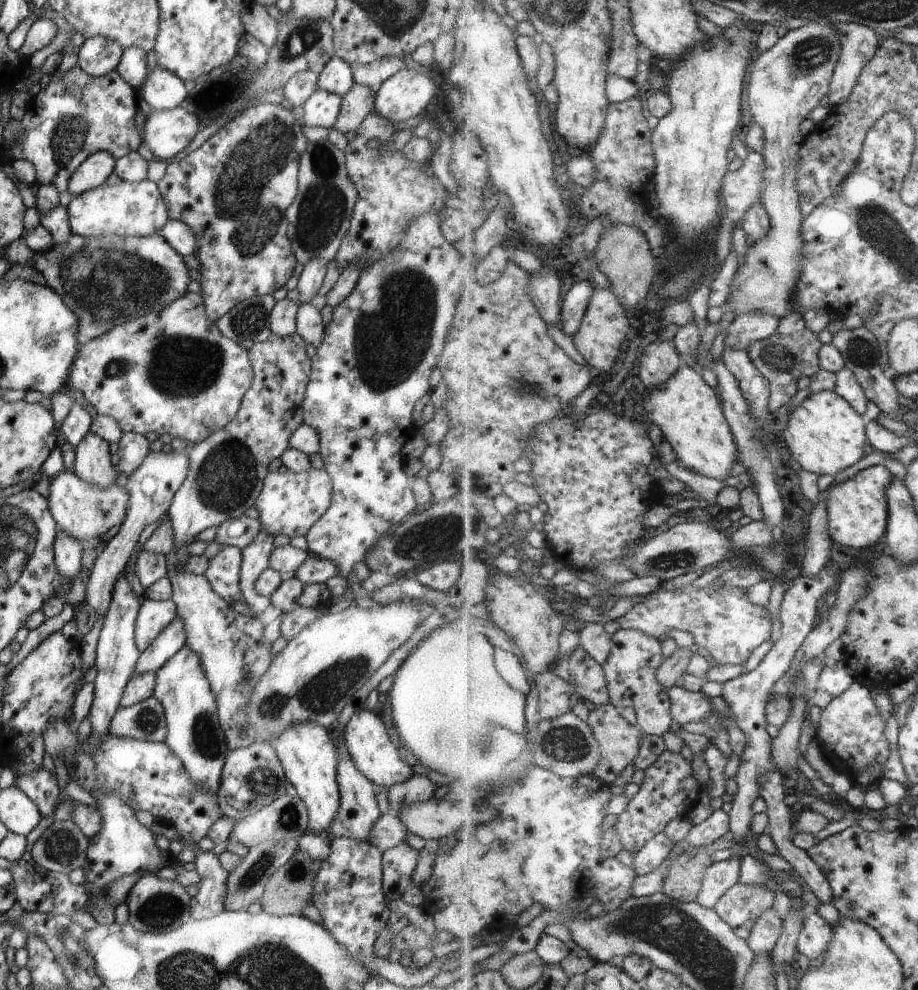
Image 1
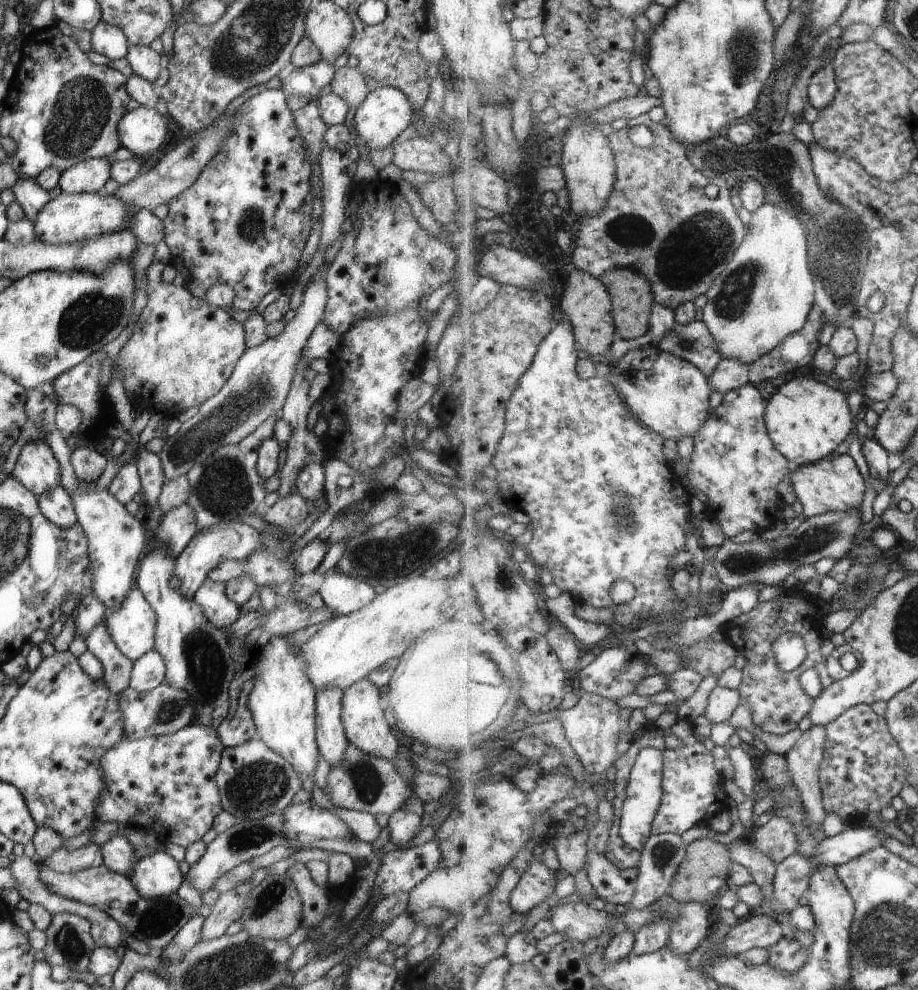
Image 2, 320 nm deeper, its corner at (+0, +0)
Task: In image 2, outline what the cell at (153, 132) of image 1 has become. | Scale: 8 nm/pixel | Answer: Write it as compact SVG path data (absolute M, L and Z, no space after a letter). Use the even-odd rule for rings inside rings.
M143 106L135 108L132 112L126 112L117 122L117 134L121 140L121 147L129 150L133 155L143 156L145 153L153 152L164 141L168 123L166 119L154 108L149 109Z

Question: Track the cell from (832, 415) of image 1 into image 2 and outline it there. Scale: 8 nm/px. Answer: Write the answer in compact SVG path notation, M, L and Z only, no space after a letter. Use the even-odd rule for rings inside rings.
M811 374L782 384L767 402L765 424L769 436L777 450L797 467L819 462L835 453L853 431L853 414L847 396L815 380Z

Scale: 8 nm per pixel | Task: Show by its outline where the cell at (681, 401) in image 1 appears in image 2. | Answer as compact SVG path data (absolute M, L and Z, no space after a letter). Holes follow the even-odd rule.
M655 343L631 350L612 368L610 378L636 417L655 434L663 436L665 440L671 439L677 445L681 438L693 438L695 440L705 424L713 419L713 412L709 412L711 411L709 398L711 398L713 389L710 387L708 377L695 364L660 350L660 347Z

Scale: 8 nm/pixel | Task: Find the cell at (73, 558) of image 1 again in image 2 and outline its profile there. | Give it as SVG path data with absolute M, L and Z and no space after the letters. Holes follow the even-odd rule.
M61 486L41 494L37 502L41 515L55 527L65 530L76 523L70 495Z

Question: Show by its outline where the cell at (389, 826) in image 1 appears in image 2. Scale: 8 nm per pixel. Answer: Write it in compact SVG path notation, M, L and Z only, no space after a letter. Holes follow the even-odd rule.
M311 799L303 804L290 804L282 812L284 840L295 840L307 846L317 839L354 838L343 820L329 810L318 808Z

